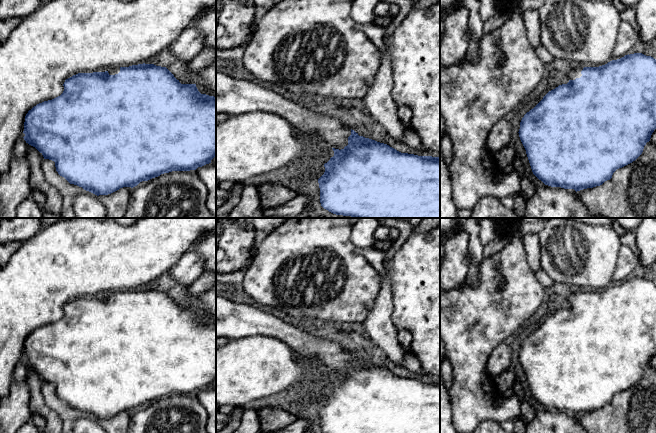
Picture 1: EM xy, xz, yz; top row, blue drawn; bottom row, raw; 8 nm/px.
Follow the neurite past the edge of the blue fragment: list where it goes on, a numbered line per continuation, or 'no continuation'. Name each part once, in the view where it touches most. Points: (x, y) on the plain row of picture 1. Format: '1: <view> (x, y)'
1: xz (233, 320)

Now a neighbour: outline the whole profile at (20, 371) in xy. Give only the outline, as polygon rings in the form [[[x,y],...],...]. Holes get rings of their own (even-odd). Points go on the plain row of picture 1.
[[[21,360],[14,368],[13,380],[17,383],[27,381],[28,370],[24,362]]]

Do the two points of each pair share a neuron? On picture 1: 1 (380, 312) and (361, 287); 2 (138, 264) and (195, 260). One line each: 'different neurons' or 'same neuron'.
1: different neurons
2: different neurons

